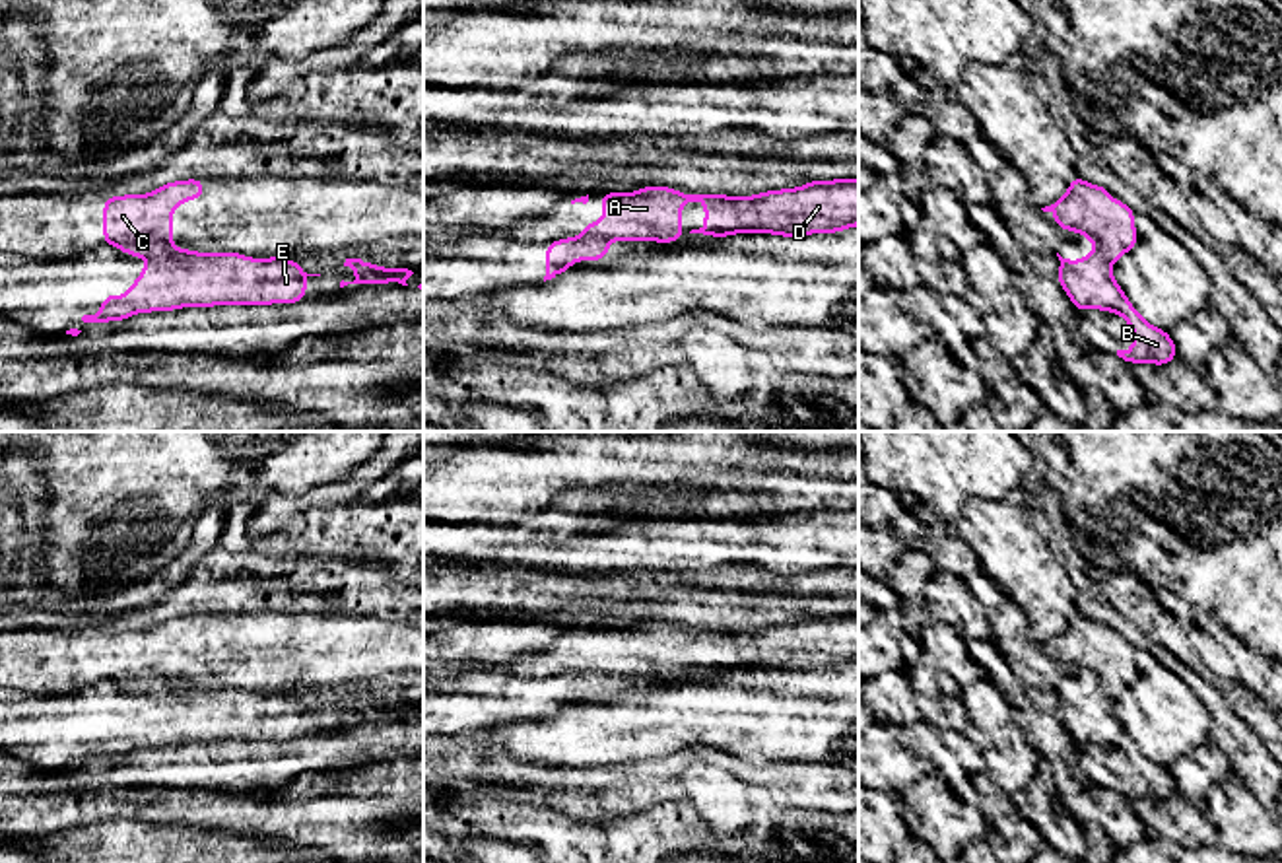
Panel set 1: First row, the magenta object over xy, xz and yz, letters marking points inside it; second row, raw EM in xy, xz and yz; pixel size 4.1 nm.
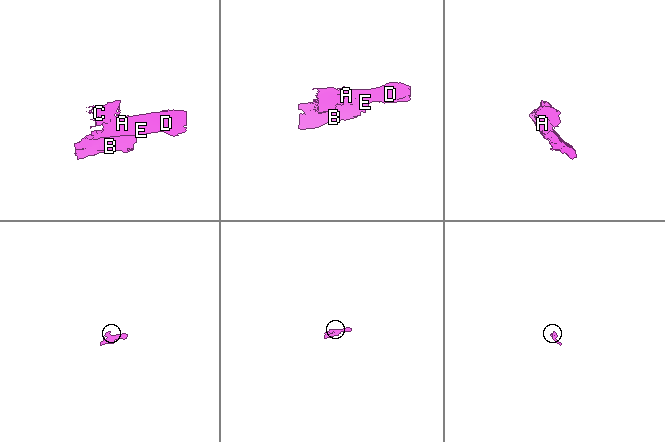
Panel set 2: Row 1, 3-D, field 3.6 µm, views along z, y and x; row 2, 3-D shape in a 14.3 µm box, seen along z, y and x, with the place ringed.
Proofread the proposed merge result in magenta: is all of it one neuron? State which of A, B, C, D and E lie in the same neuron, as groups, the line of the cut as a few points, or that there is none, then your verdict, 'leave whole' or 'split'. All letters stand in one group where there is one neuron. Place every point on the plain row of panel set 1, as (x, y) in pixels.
A B D E / C | xy (173, 683), (152, 692) | split

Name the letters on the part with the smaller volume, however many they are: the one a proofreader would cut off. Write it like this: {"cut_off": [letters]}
{"cut_off": ["C"]}

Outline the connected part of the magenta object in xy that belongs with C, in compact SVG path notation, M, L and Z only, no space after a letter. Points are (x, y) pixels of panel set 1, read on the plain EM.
M204 614L169 616L150 630L105 630L103 680L130 692L163 692L173 686L173 643L204 634Z

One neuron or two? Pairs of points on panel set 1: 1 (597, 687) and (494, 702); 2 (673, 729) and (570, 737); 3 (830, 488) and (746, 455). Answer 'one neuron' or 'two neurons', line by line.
1: one neuron
2: one neuron
3: one neuron

